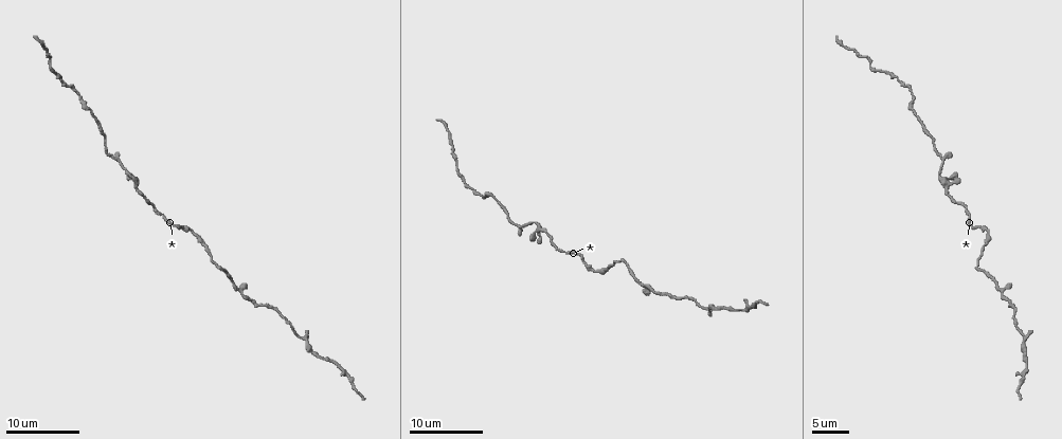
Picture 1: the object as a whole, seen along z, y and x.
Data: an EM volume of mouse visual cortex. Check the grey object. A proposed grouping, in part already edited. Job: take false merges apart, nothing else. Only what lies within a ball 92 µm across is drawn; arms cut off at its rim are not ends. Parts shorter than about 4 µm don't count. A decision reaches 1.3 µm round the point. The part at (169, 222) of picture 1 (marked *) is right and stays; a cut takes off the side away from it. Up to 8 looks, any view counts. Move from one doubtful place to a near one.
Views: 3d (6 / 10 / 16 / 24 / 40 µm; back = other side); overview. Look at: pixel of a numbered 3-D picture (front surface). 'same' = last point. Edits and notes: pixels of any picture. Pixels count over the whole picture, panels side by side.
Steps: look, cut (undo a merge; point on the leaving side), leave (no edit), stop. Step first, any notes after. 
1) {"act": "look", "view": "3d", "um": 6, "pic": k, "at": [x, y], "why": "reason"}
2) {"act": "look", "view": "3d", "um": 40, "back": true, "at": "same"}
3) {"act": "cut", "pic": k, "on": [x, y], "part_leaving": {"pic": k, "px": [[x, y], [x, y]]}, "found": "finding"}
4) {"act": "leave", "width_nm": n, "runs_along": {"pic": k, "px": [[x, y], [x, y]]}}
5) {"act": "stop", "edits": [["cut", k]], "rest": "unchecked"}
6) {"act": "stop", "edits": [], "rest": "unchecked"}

{"act": "look", "view": "3d", "um": 10, "pic": 1, "at": [532, 221], "why": "thick turns thin"}

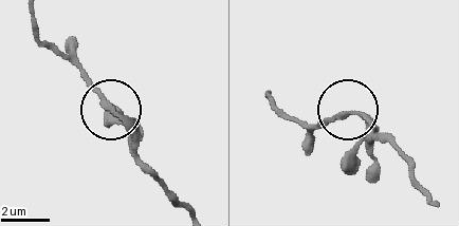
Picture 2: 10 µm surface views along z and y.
{"act": "leave", "found": "continuous, no second neuron"}

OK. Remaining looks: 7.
{"act": "look", "view": "3d", "um": 6, "pic": 1, "at": [915, 113], "why": "thick turns thin"}

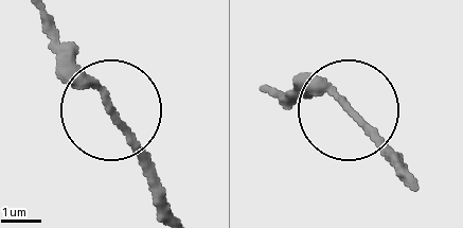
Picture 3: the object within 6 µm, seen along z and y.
{"act": "leave", "runs_along": {"pic": 3, "px": [[170, 207], [126, 125], [49, 28]]}, "found": "continuous, no second neuron"}

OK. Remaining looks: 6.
{"act": "look", "view": "3d", "um": 6, "pic": 1, "at": [509, 221], "why": "sudden change in width"}

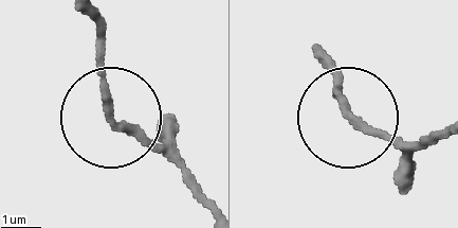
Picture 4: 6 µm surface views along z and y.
{"act": "leave", "runs_along": {"pic": 4, "px": [[443, 129], [413, 140], [372, 133], [342, 100], [342, 79]]}, "found": "all the same neuron"}

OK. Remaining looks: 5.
{"act": "look", "view": "3d", "um": 10, "pic": 1, "at": [301, 339], "why": "three arms meet"}

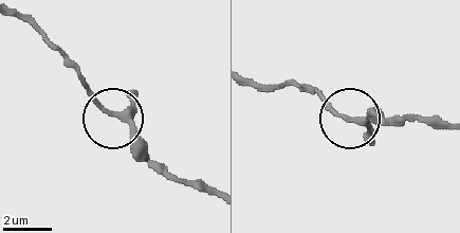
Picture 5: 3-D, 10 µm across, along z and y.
{"act": "leave", "width_nm": 230, "found": "one neuron here"}

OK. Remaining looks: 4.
{"act": "stop", "edits": [], "rest": "unchecked"}

